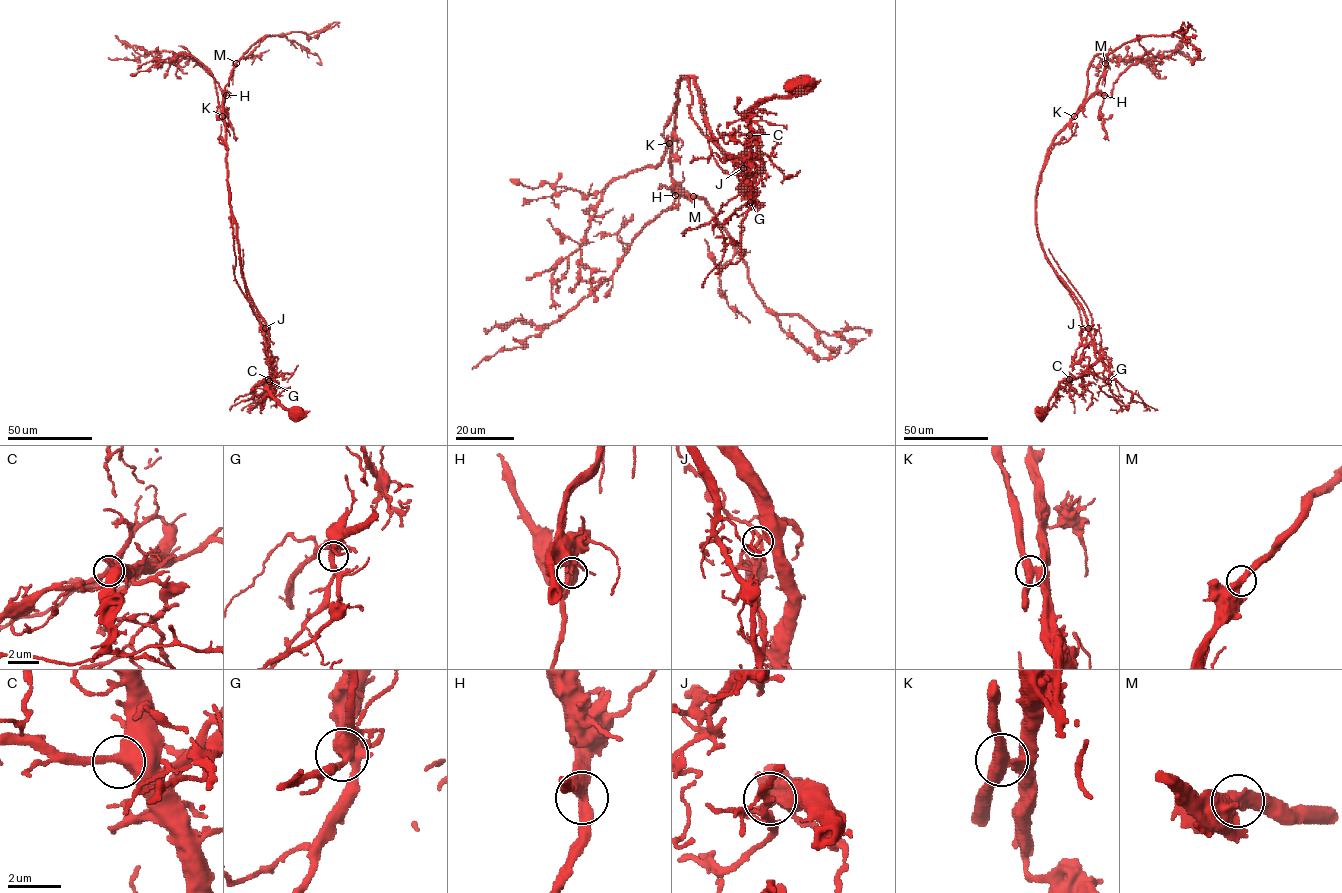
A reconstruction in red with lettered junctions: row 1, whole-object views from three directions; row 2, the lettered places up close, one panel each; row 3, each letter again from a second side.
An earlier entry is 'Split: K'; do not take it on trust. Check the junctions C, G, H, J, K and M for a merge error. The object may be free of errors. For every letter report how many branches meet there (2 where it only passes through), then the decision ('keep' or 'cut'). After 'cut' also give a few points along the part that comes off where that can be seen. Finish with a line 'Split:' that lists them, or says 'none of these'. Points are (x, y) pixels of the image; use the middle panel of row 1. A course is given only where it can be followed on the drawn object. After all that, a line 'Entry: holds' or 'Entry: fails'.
C: branches 2; keep
G: branches 3; keep
H: branches 3; keep
J: branches 3; keep
K: branches 3; cut; course (668, 143), (657, 166), (635, 170), (608, 185), (584, 243), (557, 263), (551, 289), (555, 309)
M: branches 2; keep
Split: K
Entry: holds

